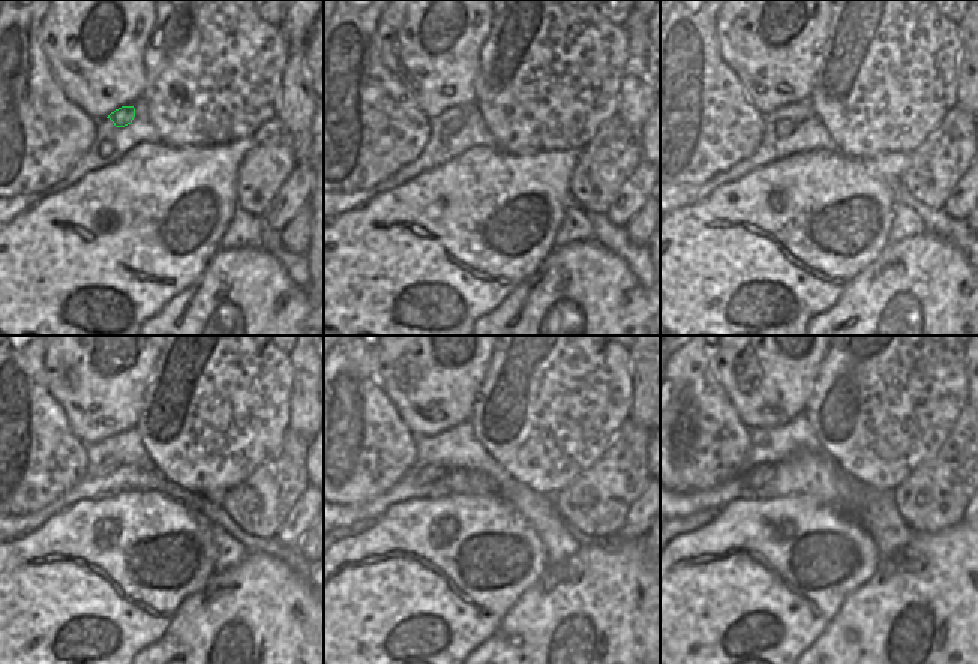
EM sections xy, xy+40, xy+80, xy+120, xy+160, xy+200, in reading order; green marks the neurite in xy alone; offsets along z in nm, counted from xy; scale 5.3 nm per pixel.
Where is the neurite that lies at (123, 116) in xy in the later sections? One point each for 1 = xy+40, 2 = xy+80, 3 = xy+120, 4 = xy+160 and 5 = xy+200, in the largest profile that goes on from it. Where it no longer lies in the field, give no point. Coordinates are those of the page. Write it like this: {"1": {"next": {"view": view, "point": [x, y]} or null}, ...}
{"1": {"next": {"view": "xy+40", "point": [455, 125]}}, "2": {"next": {"view": "xy+80", "point": [783, 128]}}, "3": {"next": {"view": "xy+120", "point": [110, 465]}}, "4": {"next": {"view": "xy+160", "point": [426, 474]}}, "5": {"next": {"view": "xy+200", "point": [758, 475]}}}

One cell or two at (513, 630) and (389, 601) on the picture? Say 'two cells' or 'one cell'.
two cells

